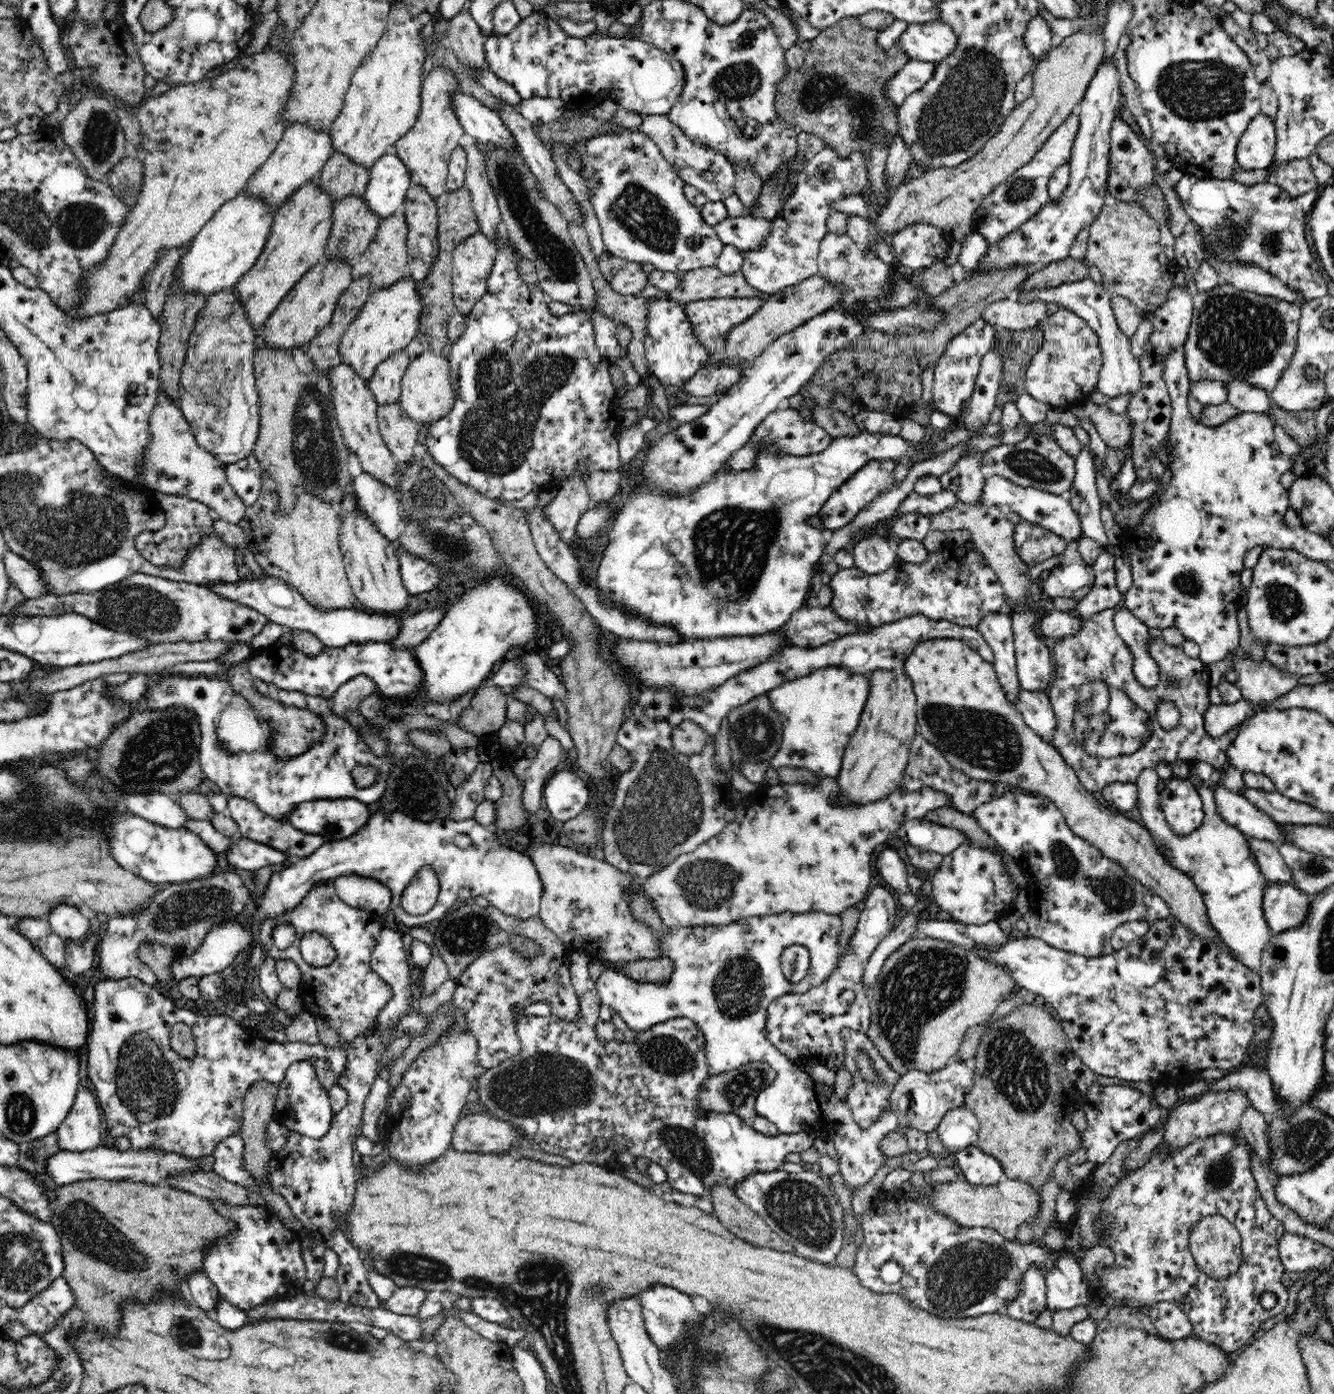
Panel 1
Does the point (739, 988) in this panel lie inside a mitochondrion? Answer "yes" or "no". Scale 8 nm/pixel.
yes

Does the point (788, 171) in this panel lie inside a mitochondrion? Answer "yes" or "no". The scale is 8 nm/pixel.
no

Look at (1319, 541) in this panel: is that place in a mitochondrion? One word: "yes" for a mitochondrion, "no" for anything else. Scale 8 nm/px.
no

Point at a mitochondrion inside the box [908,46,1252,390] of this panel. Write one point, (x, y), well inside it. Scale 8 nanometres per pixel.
(1199, 90)

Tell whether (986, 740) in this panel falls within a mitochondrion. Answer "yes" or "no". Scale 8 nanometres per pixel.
yes

